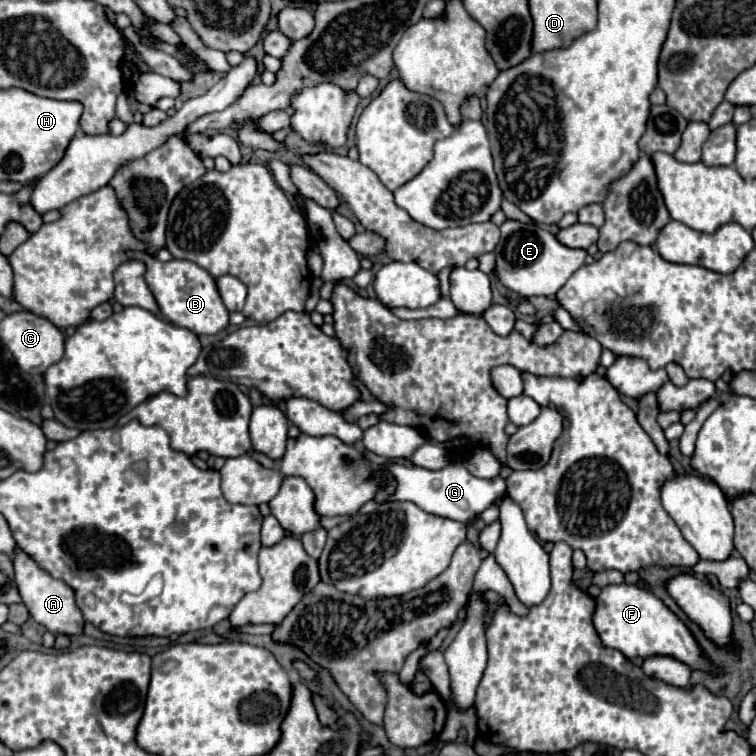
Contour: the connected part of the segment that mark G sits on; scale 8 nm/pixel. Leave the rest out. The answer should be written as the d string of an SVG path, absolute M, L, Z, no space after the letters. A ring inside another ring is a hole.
M390 463L390 465L386 465L386 469L398 481L396 493L390 499L412 501L428 513L434 513L440 517L450 517L450 519L456 519L462 523L474 521L486 507L492 505L492 501L496 497L502 497L506 493L506 483L502 477L496 477L494 481L478 479L462 463L448 463L440 471L430 471L430 469L422 469L422 467L406 467L406 465L398 465L398 463Z

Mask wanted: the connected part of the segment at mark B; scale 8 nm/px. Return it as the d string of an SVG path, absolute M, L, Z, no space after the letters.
M127 251L126 255L130 259L146 263L146 283L158 301L160 313L168 321L172 321L178 327L186 327L198 335L200 333L212 335L228 327L228 309L222 305L216 281L214 277L210 277L210 273L206 273L206 269L184 259L170 259L162 263L145 252Z

